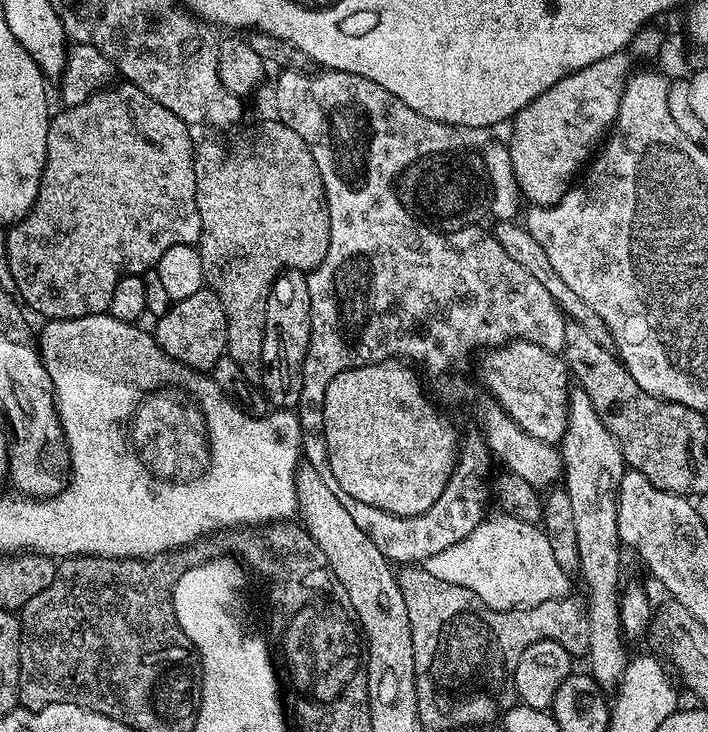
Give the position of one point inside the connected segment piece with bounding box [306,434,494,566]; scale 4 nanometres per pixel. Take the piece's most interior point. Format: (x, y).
(410, 539)

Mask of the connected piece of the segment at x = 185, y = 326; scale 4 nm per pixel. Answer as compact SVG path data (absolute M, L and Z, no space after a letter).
M205 286L198 290L198 294L190 294L190 298L175 301L165 316L159 317L155 332L156 345L171 360L182 362L198 372L207 373L218 362L218 358L225 355L228 347L228 327L226 326L226 310L222 310L222 302L218 294Z

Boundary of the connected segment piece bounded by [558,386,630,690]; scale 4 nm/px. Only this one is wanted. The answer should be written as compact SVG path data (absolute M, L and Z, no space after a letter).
M578 386L571 389L568 398L568 428L558 445L564 461L562 488L568 493L571 513L574 514L575 533L578 536L579 575L584 575L588 587L586 611L590 626L590 642L586 661L592 669L590 675L601 688L615 689L620 683L630 652L624 649L626 637L620 627L620 552L618 534L618 506L616 494L626 465L615 438L602 426L602 418L594 410L590 398Z

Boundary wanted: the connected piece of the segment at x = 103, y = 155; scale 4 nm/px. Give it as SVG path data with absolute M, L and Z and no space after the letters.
M127 82L118 84L95 92L89 100L78 106L65 107L64 112L58 113L57 116L55 113L49 119L46 134L46 162L36 201L22 219L7 229L6 256L9 260L10 274L13 275L15 291L29 309L32 307L38 315L44 316L43 318L69 320L83 316L105 315L110 306L110 298L114 294L114 286L120 281L121 276L139 276L155 269L158 258L162 258L162 254L166 254L170 246L183 244L196 246L200 243L200 215L196 201L196 171L194 170L196 150L194 139L192 140L191 134L188 133L191 132L189 125L185 124L182 118L178 118L178 114L166 110L162 102L154 102L154 98L150 98L150 94L146 94L138 86Z

